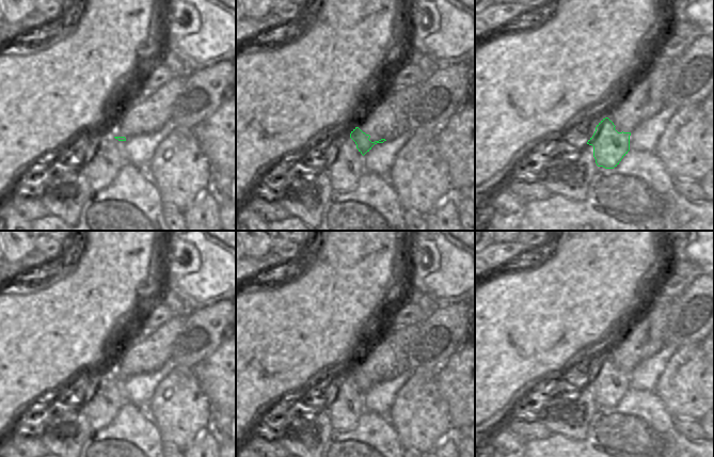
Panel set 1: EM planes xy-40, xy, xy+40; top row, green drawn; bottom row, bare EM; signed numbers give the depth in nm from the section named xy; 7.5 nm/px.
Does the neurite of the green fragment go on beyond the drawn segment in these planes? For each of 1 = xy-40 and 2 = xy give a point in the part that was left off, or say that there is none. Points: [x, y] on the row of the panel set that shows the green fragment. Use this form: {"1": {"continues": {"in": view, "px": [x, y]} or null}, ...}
{"1": {"continues": {"in": "xy-40", "px": [102, 167]}}, "2": {"continues": {"in": "xy", "px": [348, 167]}}}

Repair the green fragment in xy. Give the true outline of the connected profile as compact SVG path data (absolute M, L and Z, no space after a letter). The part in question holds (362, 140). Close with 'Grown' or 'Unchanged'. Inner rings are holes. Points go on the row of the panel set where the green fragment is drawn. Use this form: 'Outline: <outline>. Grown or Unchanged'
Outline: M355 127L349 137L340 140L335 148L334 161L329 170L333 192L351 192L365 172L363 156L377 143L385 139L371 142L370 136Z. Grown

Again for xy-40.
Outline: M104 133L97 140L94 153L82 163L94 192L110 186L126 162L125 141L125 137Z. Grown

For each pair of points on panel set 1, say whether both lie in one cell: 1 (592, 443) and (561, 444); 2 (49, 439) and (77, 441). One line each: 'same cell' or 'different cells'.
1: same cell
2: same cell

